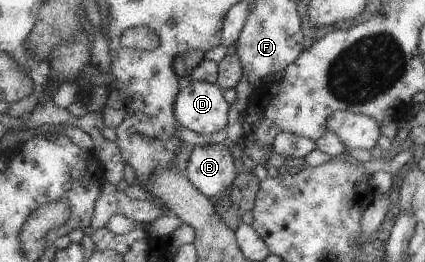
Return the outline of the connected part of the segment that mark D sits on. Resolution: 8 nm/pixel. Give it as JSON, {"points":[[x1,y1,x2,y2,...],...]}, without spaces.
{"points":[[192,81,179,89,173,113,182,128,212,134,228,124,230,107,217,83]]}

